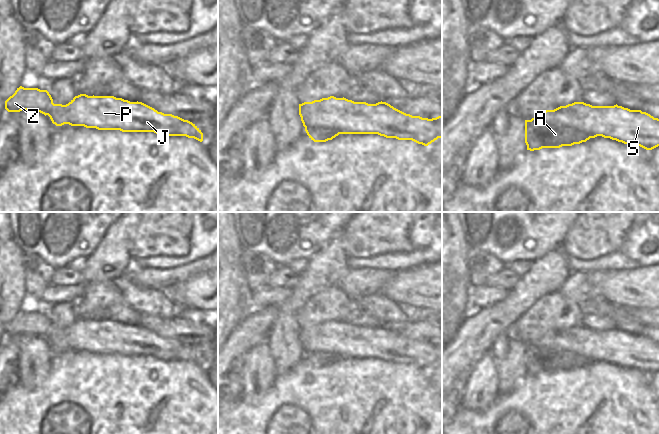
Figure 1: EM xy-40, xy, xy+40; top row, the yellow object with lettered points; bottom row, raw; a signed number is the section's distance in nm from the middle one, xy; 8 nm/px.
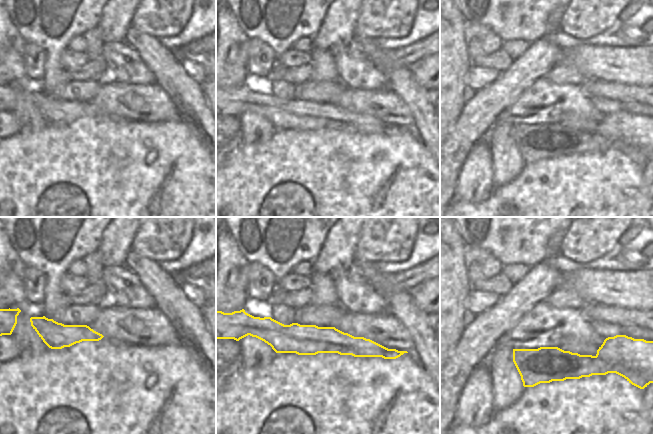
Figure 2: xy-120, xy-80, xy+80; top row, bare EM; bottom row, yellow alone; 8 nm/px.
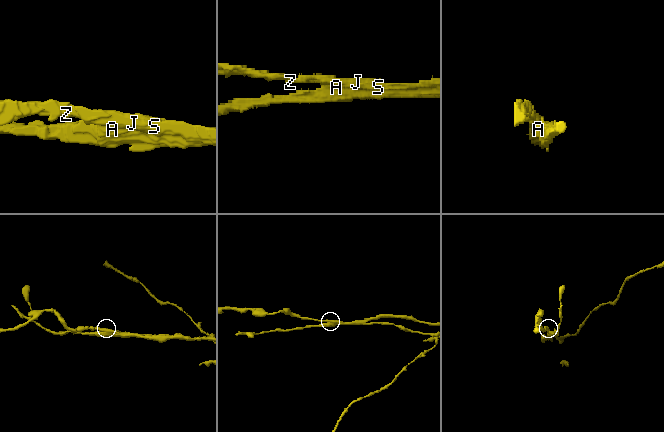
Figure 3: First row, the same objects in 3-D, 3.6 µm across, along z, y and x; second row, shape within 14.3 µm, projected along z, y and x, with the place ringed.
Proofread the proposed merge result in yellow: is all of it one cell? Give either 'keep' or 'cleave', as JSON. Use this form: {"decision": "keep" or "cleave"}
{"decision": "cleave"}

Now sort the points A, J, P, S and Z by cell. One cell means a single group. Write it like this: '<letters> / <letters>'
A / J P S Z

